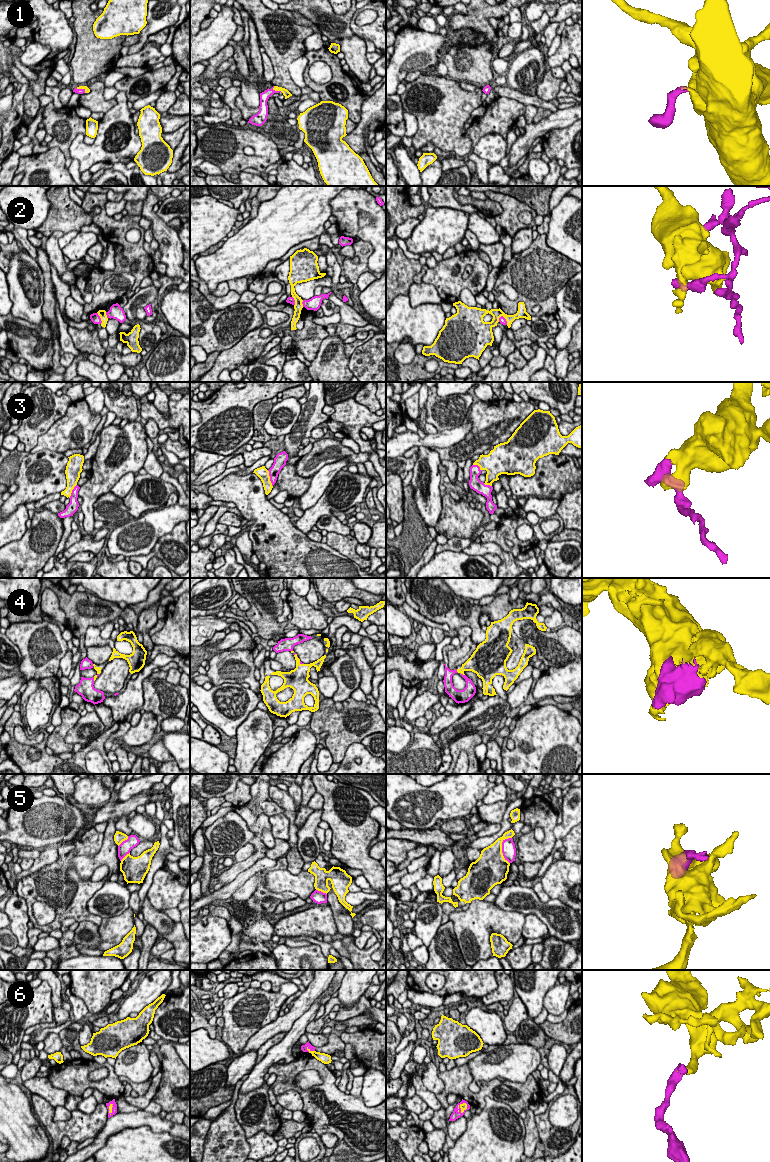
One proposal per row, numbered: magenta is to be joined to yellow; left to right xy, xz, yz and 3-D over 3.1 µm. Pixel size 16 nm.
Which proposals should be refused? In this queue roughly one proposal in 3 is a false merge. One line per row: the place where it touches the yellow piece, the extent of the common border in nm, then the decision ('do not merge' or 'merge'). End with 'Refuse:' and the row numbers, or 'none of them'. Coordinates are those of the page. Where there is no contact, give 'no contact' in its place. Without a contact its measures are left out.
1: meets yellow in xz at (277, 90); contact 170 nm long; merge
2: meets yellow in xy at (100, 317); contact 200 nm long; do not merge
3: meets yellow in xz at (269, 478); contact 280 nm long; merge
4: meets yellow in yz at (463, 674); contact 70 nm long; merge
5: meets yellow in yz at (501, 848); contact 440 nm long; do not merge
6: meets yellow in xz at (309, 1049); contact 160 nm long; merge
Refuse: 2, 5

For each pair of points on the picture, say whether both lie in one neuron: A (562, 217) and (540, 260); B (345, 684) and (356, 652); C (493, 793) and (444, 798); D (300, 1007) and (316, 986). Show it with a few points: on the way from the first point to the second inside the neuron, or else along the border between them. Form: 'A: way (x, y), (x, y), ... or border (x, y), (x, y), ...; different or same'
A: border (545, 240), (548, 246), (567, 258); different
B: border (347, 653), (353, 659), (360, 673), (359, 683); different
C: border (496, 784), (489, 789), (482, 799); different
D: way (303, 1002), (313, 991); same

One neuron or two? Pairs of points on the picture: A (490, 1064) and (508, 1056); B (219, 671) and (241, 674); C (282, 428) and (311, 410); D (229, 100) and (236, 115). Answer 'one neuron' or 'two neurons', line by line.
A: one neuron
B: one neuron
C: two neurons
D: one neuron

